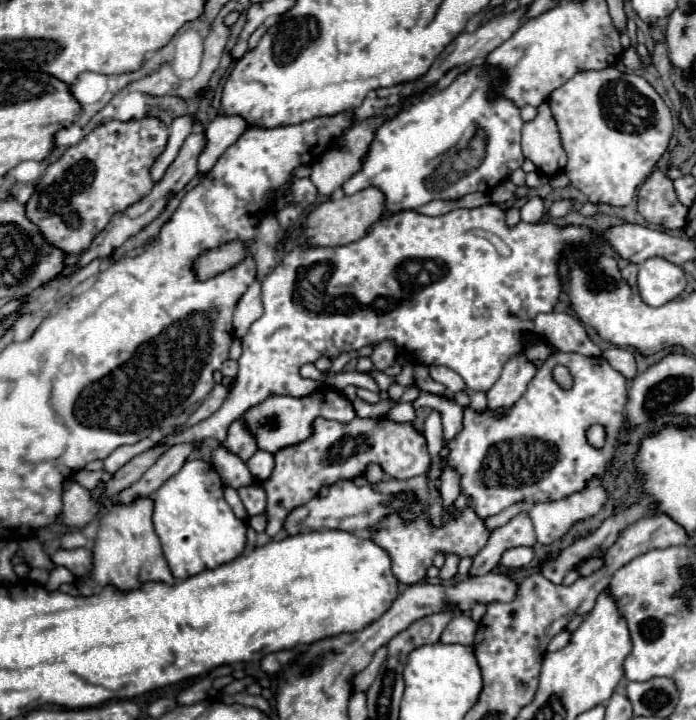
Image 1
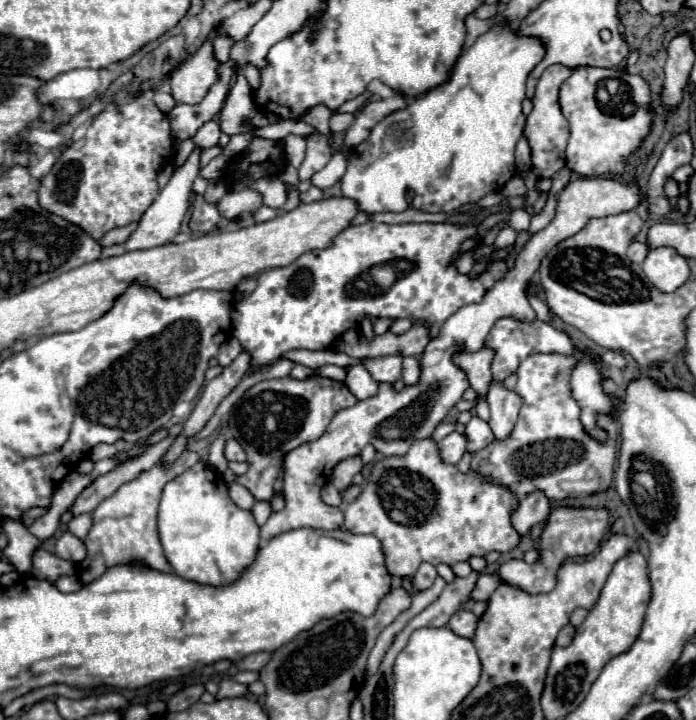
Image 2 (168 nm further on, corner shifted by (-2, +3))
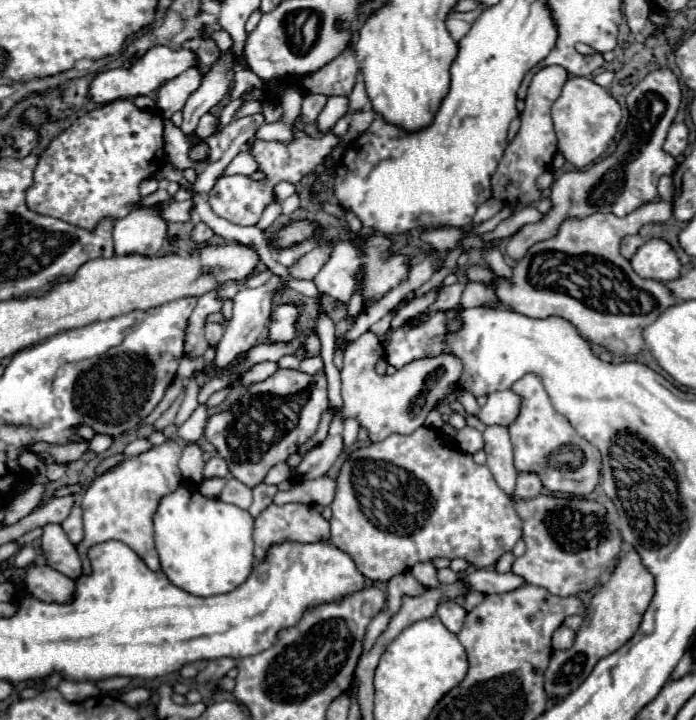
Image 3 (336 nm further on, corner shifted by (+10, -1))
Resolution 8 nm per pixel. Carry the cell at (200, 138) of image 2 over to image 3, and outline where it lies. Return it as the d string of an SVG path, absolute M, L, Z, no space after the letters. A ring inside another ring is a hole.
M206 113L206 115L200 119L198 127L196 127L196 135L198 135L200 139L206 139L208 135L212 135L212 133L216 131L216 127L218 127L218 119L216 119L212 113Z

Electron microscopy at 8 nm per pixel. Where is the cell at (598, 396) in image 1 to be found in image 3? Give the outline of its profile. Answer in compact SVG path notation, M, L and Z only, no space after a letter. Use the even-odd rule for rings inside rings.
M524 375L514 383L512 391L522 397L520 415L510 425L516 471L536 473L548 491L572 493L580 497L592 493L600 479L600 451L594 449L588 441L580 439L568 419L564 419L564 415L552 407L550 397L536 375Z

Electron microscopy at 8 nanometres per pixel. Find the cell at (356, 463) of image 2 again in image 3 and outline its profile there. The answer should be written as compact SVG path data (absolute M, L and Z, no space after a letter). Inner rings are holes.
M346 419L344 421L344 445L352 445L356 441L358 429L360 429L360 425L358 425L356 419Z

